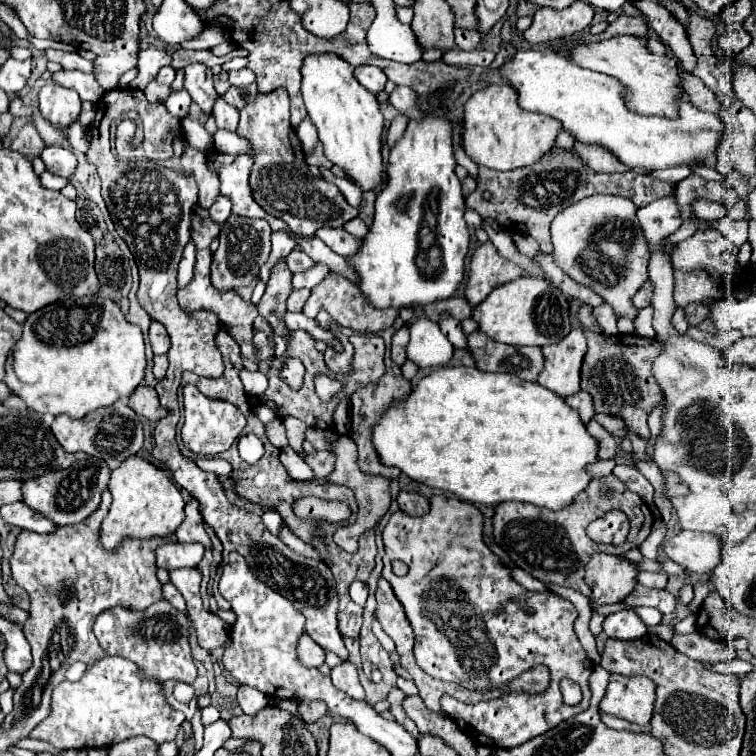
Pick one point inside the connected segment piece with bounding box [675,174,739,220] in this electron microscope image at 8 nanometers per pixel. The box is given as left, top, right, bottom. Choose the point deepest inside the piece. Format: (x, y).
(694, 187)

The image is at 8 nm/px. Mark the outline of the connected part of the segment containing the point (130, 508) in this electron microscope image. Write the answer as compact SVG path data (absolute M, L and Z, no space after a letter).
M139 456L127 458L117 470L111 472L109 492L113 502L99 530L99 544L107 552L115 552L127 538L153 538L173 534L183 522L185 502L169 474Z

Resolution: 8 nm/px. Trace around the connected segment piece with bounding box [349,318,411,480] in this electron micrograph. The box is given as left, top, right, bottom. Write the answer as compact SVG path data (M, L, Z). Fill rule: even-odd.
M397 318L397 322L395 322L391 328L382 331L382 338L385 341L387 351L387 362L385 362L387 372L385 372L385 376L383 376L377 384L367 384L365 388L359 388L359 390L351 396L351 418L353 418L353 426L351 426L351 430L349 430L349 438L357 444L357 452L359 452L357 466L359 466L365 474L383 476L383 478L387 478L387 480L397 480L397 478L399 478L399 470L387 470L387 466L379 464L379 458L375 458L375 450L371 450L369 432L371 432L371 426L379 420L379 414L381 414L383 410L387 410L387 406L389 406L393 400L403 398L403 396L407 396L407 394L411 392L409 380L405 380L403 374L399 374L399 372L401 372L399 366L391 360L391 340L398 328L401 328L401 324L403 324L403 320Z

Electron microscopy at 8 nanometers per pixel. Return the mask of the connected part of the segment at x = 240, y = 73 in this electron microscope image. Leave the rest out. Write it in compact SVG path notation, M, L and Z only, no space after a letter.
M231 70L229 72L229 82L231 86L237 86L237 88L243 88L243 86L249 86L251 82L255 82L255 74L251 70Z

